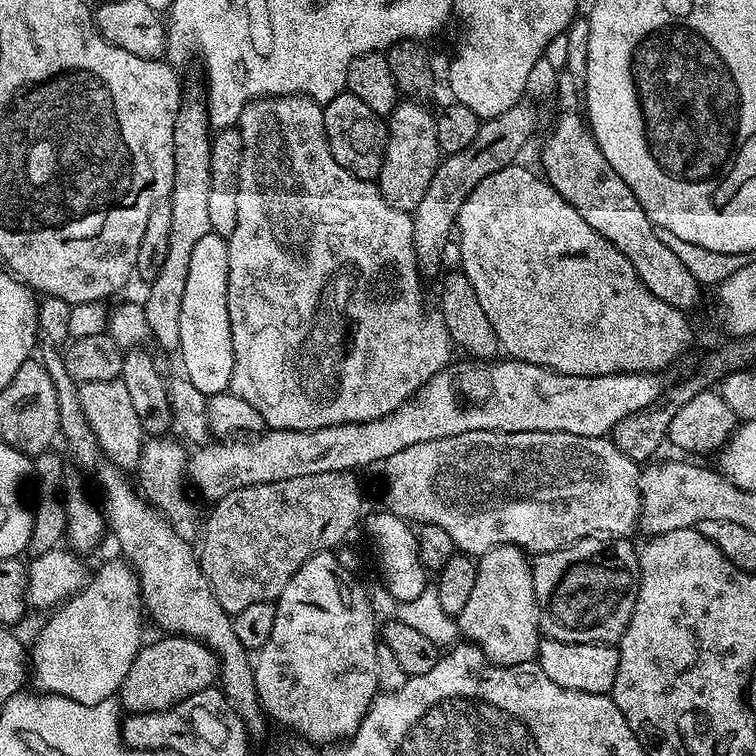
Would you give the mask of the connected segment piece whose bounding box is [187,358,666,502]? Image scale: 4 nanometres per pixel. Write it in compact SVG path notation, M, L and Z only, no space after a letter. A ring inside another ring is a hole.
M464 358L464 361L453 362L447 368L443 368L438 374L434 374L426 381L424 387L420 389L416 395L404 402L404 405L398 410L394 410L390 414L386 414L377 420L371 420L365 424L339 424L338 426L326 426L319 428L313 432L306 430L282 430L281 428L274 428L265 431L263 434L257 434L251 438L243 440L230 440L227 442L209 442L203 446L197 447L195 451L189 455L188 458L188 475L187 479L190 481L191 487L201 492L202 495L208 499L208 502L215 502L221 500L226 494L230 494L239 488L246 486L254 486L255 484L265 484L266 482L282 482L286 478L302 478L306 474L326 474L327 472L351 472L353 470L361 470L360 468L368 468L371 464L379 465L385 460L389 460L394 454L398 454L398 450L406 450L406 446L414 446L418 442L430 442L438 438L450 438L458 434L466 434L467 432L477 432L478 430L490 430L491 432L561 432L562 434L582 434L583 436L603 436L607 437L614 426L618 426L618 422L622 422L622 418L626 418L630 414L634 414L638 410L648 408L656 403L666 391L666 384L660 381L659 375L651 372L619 372L618 374L610 374L609 376L571 376L570 374L562 374L555 372L549 368L543 368L537 364L528 364L525 360L513 360L511 358L500 358L495 362L481 362L478 359Z

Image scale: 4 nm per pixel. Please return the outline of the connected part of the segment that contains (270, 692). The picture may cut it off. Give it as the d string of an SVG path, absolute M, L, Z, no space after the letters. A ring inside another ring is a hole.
M335 551L316 552L300 567L298 574L286 582L286 590L282 590L279 600L275 601L276 617L274 618L274 631L270 634L270 642L262 646L255 653L254 667L256 669L256 689L260 706L269 717L272 716L280 724L293 728L295 735L300 738L307 738L312 742L343 742L355 734L362 718L368 712L372 701L378 695L376 683L376 645L378 643L378 624L376 628L376 612L372 609L372 600L368 597L366 589L360 585L357 573L342 563Z

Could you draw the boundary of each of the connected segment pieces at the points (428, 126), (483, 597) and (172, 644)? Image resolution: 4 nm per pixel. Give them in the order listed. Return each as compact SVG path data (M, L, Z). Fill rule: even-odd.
M401 99L386 117L388 141L378 177L382 198L386 198L390 206L409 214L415 212L418 202L422 202L426 189L430 187L430 178L434 178L442 159L433 109L423 108L412 100L415 99Z
M499 544L476 560L474 591L460 611L458 632L465 641L477 644L494 664L527 664L537 659L542 633L529 553L517 544Z
M164 634L161 637L161 640L141 647L130 666L130 674L126 674L122 682L118 704L125 713L161 712L179 700L190 698L190 694L198 694L198 690L206 690L217 683L220 659L214 650L189 636Z

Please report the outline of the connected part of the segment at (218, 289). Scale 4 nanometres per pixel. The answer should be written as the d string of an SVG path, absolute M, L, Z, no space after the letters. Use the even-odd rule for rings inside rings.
M211 231L194 245L190 271L186 274L186 291L182 293L180 347L178 357L184 363L183 375L194 387L210 397L227 392L234 374L234 346L228 313L228 241Z

